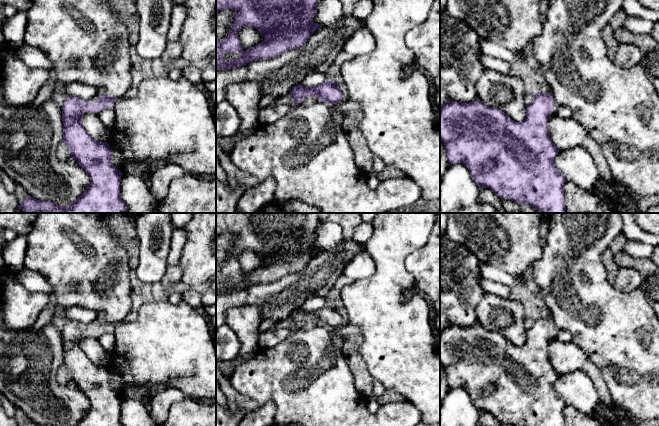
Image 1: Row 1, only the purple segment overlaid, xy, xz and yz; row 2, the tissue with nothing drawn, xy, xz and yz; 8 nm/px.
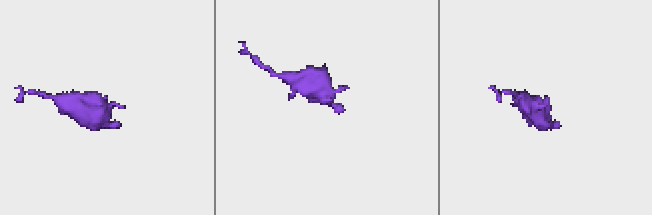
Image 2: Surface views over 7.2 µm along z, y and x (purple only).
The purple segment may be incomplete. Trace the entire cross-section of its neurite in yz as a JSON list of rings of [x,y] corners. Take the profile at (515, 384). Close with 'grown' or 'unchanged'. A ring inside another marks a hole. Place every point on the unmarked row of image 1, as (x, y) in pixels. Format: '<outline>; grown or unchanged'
[[[551,213],[546,245],[541,257],[532,264],[534,282],[540,288],[540,302],[545,303],[553,317],[535,316],[532,327],[527,330],[526,342],[522,346],[512,344],[498,332],[489,331],[479,322],[470,327],[448,324],[440,330],[440,363],[445,369],[449,389],[463,387],[469,393],[474,407],[480,412],[490,412],[499,422],[513,426],[565,426],[563,410],[566,406],[563,398],[554,389],[554,382],[560,374],[548,356],[548,344],[555,331],[567,330],[572,335],[572,342],[581,348],[589,360],[599,369],[605,380],[613,401],[627,412],[640,420],[659,417],[659,318],[646,299],[641,286],[630,293],[624,293],[614,288],[607,278],[606,268],[601,260],[602,253],[623,231],[623,220],[620,213]]]; grown

